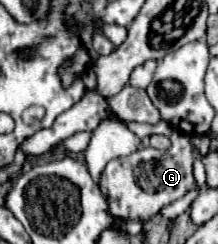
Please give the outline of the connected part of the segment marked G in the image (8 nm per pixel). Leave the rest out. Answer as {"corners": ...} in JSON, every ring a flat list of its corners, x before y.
{"corners":[[174,131,170,135,170,141,172,145,166,151,154,147,138,149,130,157,120,157,106,165,100,179,100,189,110,203,110,213,114,217,148,221,162,207,170,205,176,199,182,199,194,187,192,177,194,147,188,135,182,135,182,131]]}

